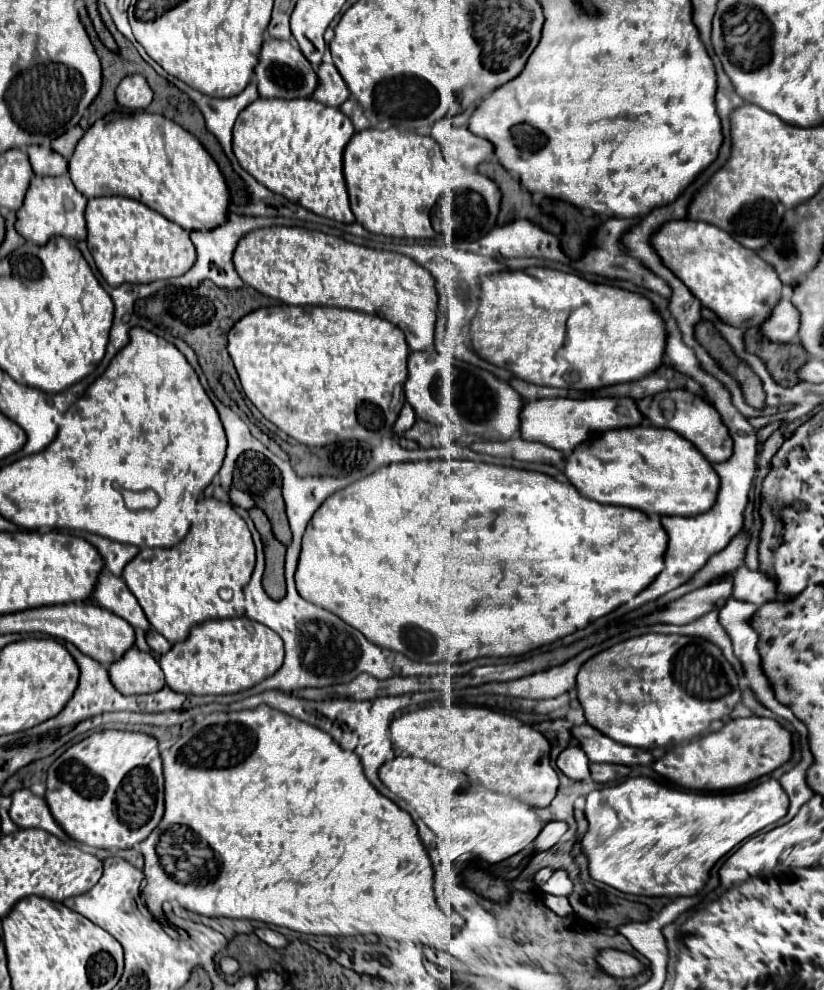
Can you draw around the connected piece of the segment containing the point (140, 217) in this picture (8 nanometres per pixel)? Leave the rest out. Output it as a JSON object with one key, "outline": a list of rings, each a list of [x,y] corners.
{"outline":[[[90,198],[86,208],[86,228],[88,248],[94,262],[104,280],[114,288],[122,284],[150,284],[154,280],[182,276],[196,260],[196,248],[184,228],[130,198]]]}

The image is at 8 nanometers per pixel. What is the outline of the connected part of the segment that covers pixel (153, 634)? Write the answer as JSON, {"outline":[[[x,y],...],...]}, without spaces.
{"outline":[[[148,630],[146,640],[148,640],[150,648],[152,648],[156,654],[164,654],[164,652],[168,652],[168,650],[172,648],[172,644],[170,644],[164,636],[160,636],[160,632],[156,632],[156,630]]]}

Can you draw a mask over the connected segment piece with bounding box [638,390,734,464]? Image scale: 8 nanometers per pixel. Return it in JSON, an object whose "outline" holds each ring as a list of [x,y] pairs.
{"outline":[[[672,390],[672,392],[662,392],[650,398],[644,398],[638,402],[638,408],[646,418],[654,422],[658,428],[670,428],[690,440],[710,464],[722,464],[722,460],[728,460],[734,452],[734,440],[728,432],[728,428],[722,424],[722,418],[714,408],[710,408],[710,402],[704,398],[690,394],[686,390]]]}

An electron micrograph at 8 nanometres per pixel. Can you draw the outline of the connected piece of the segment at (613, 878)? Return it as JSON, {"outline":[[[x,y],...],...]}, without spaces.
{"outline":[[[628,778],[622,784],[594,790],[586,798],[588,832],[582,848],[588,856],[590,876],[620,892],[636,896],[692,896],[702,890],[712,866],[742,840],[778,822],[788,812],[788,796],[778,780],[736,792],[700,794],[660,784],[652,778]]]}

